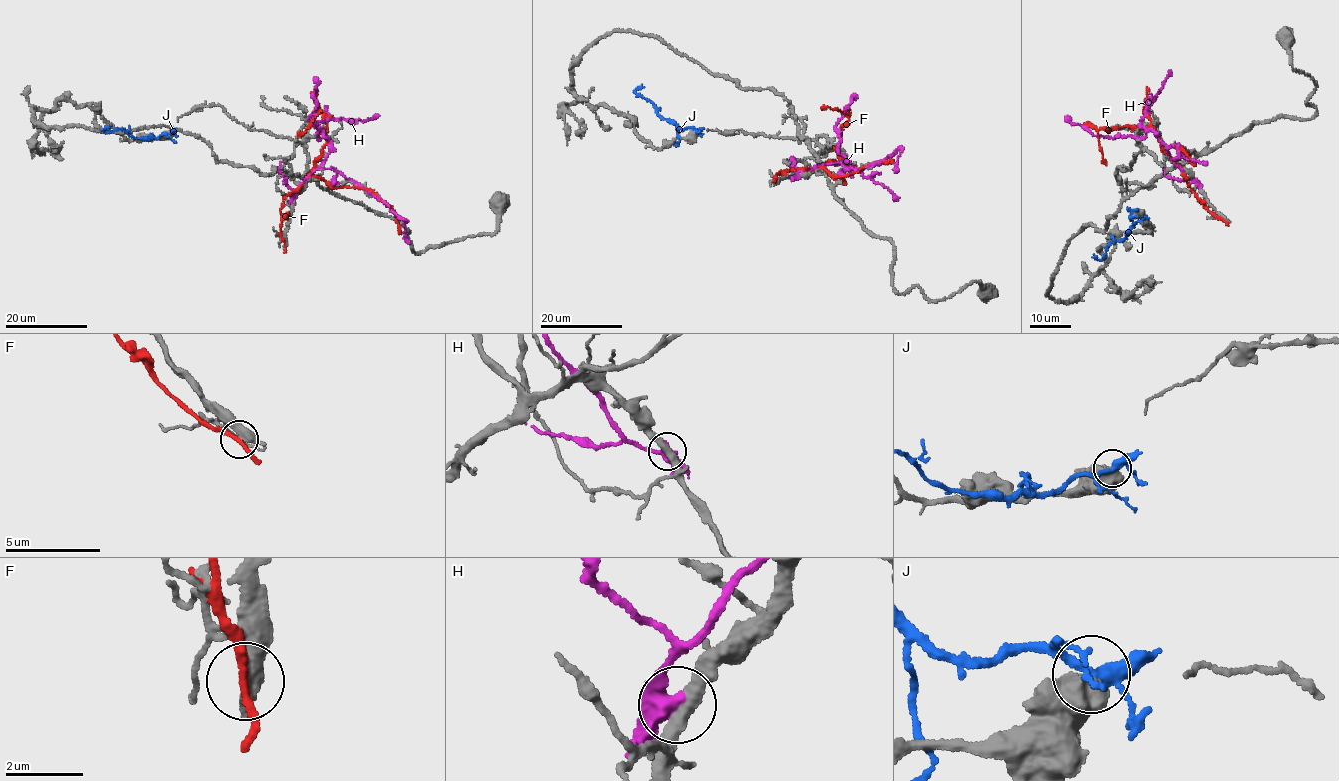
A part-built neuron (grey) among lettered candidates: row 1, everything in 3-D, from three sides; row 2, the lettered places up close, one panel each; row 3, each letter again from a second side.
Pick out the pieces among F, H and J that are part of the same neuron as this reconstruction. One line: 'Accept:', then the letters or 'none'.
Accept: none

